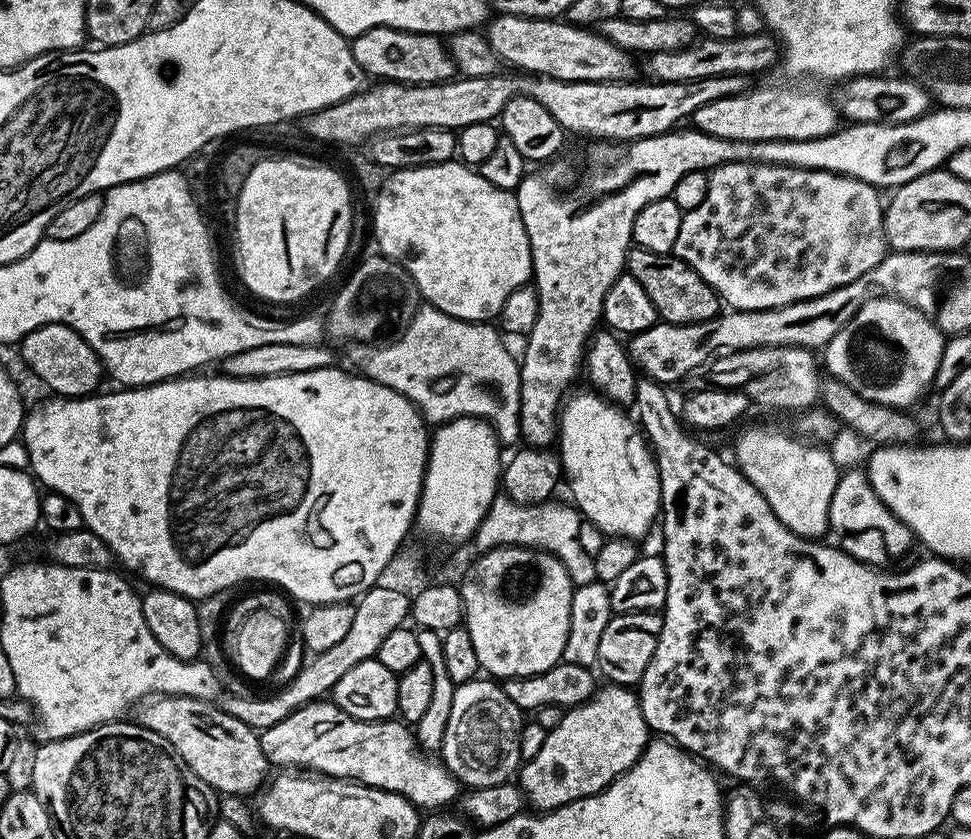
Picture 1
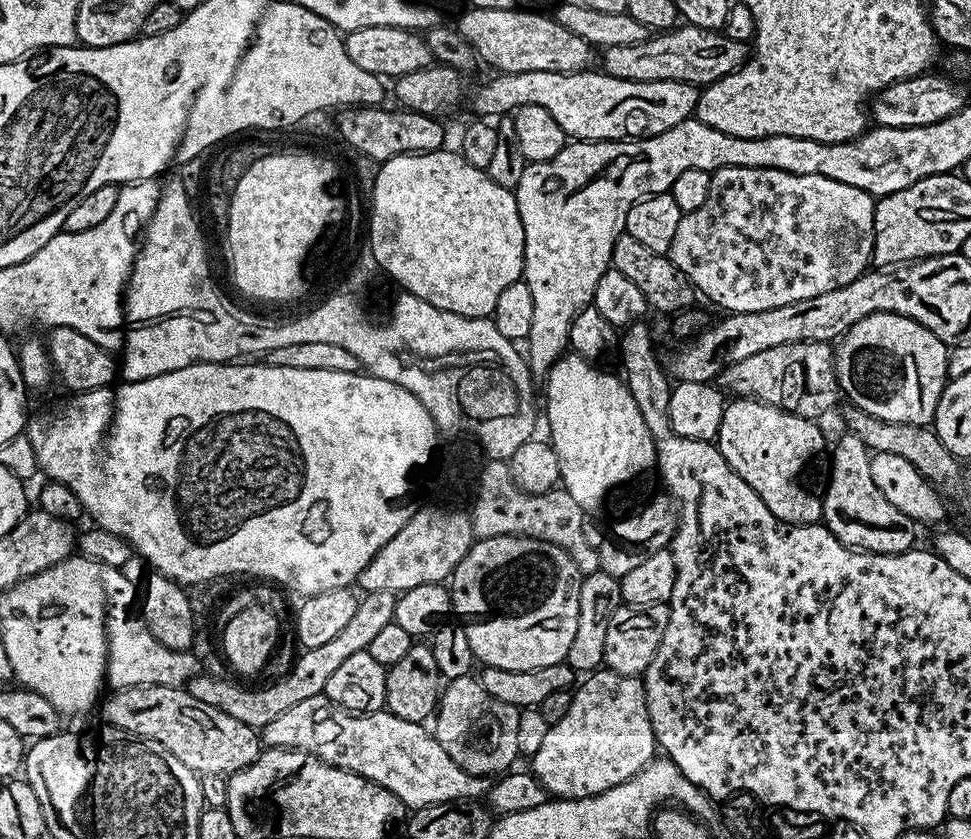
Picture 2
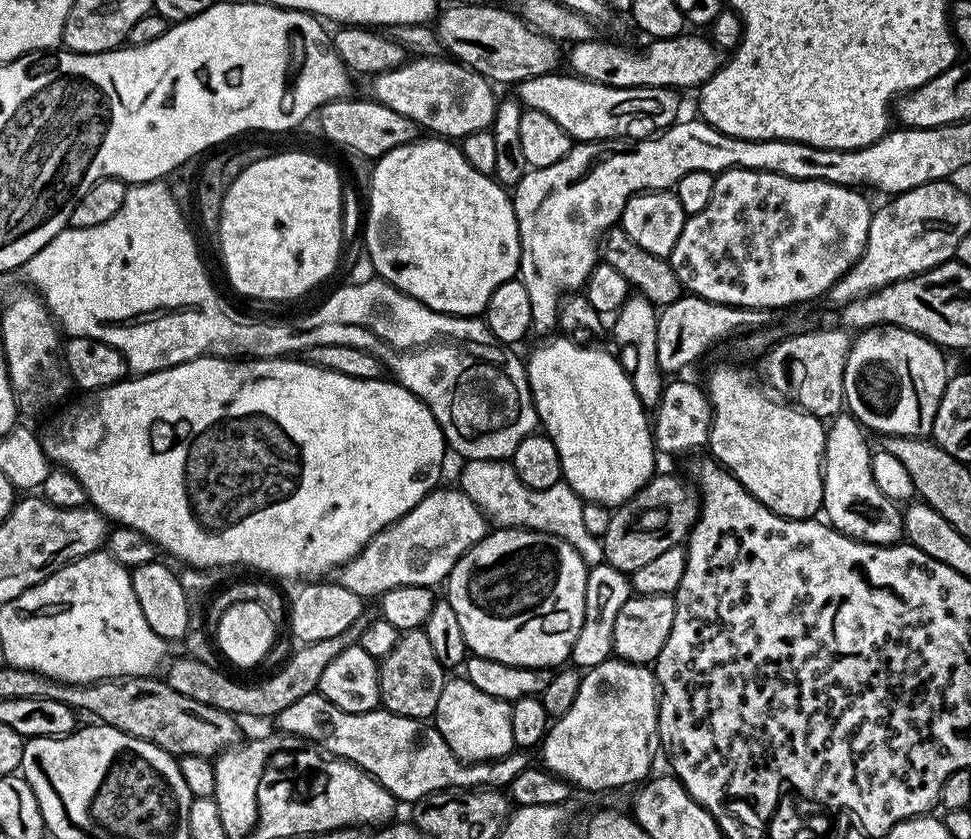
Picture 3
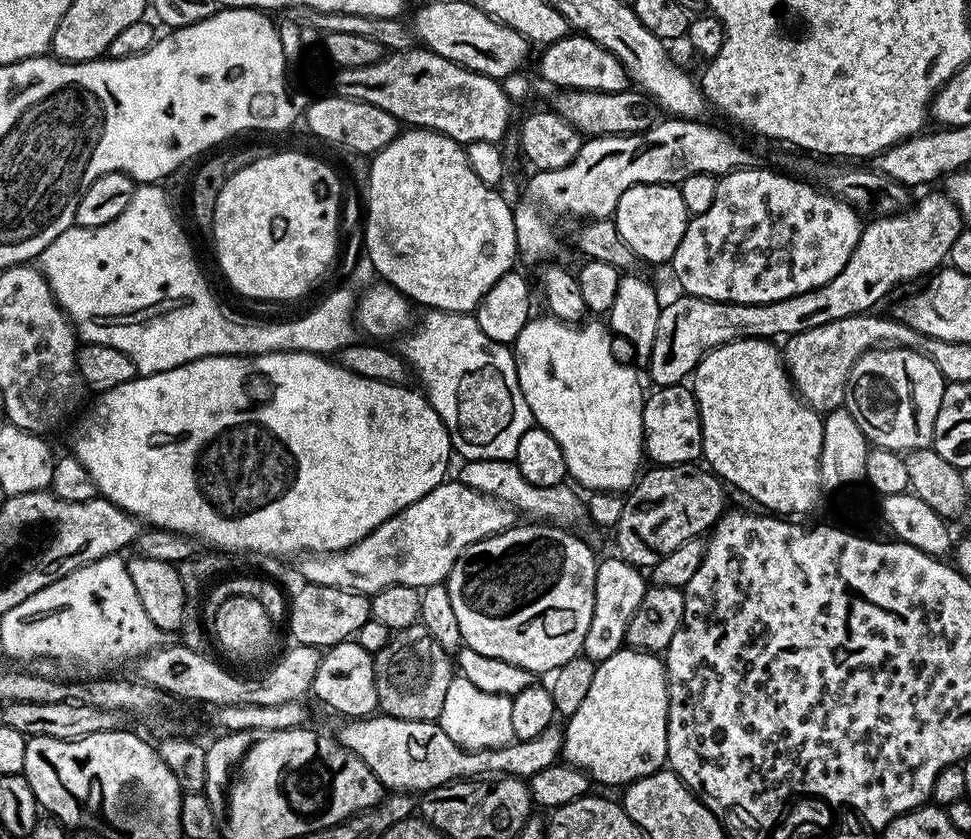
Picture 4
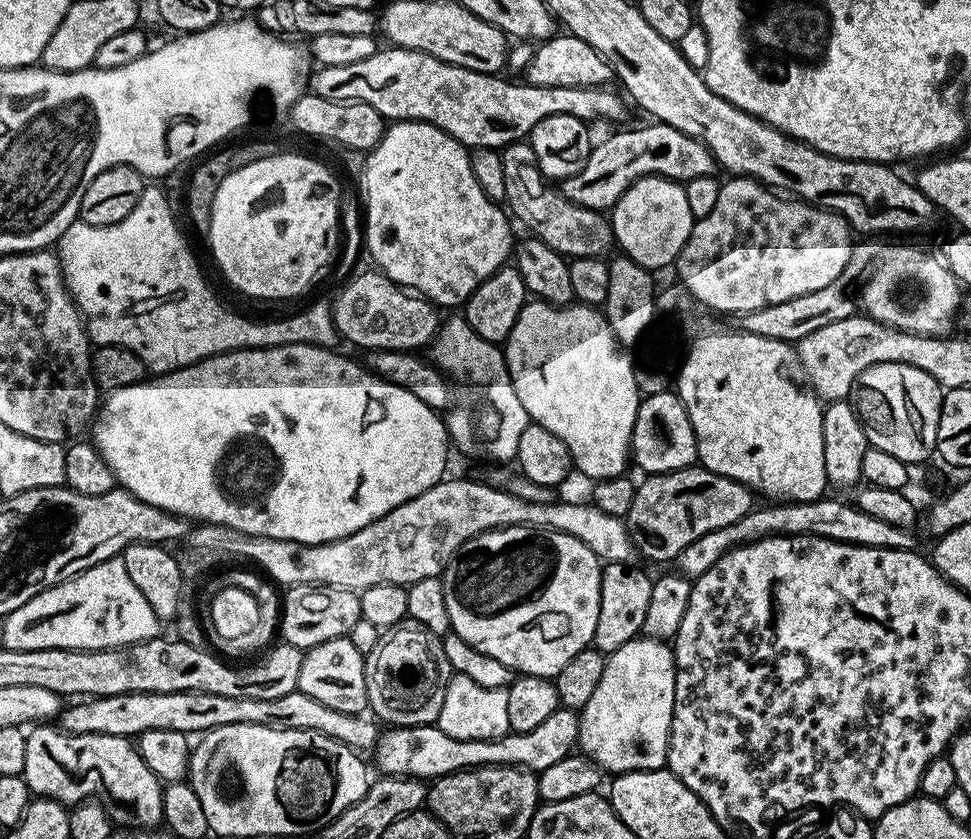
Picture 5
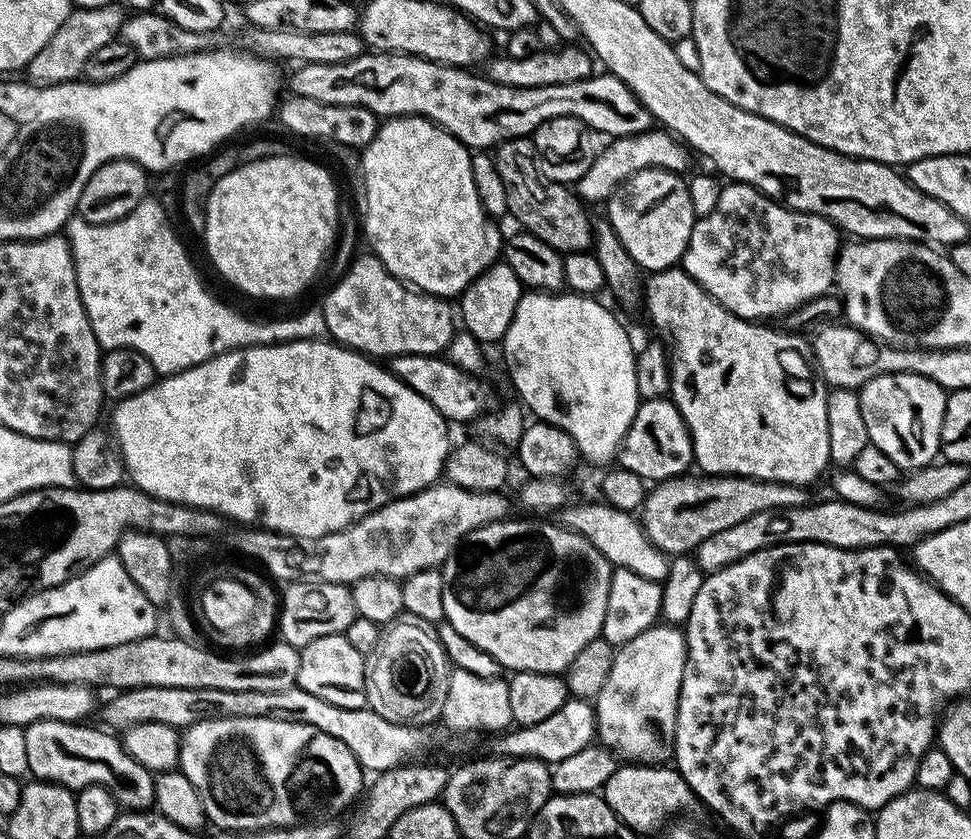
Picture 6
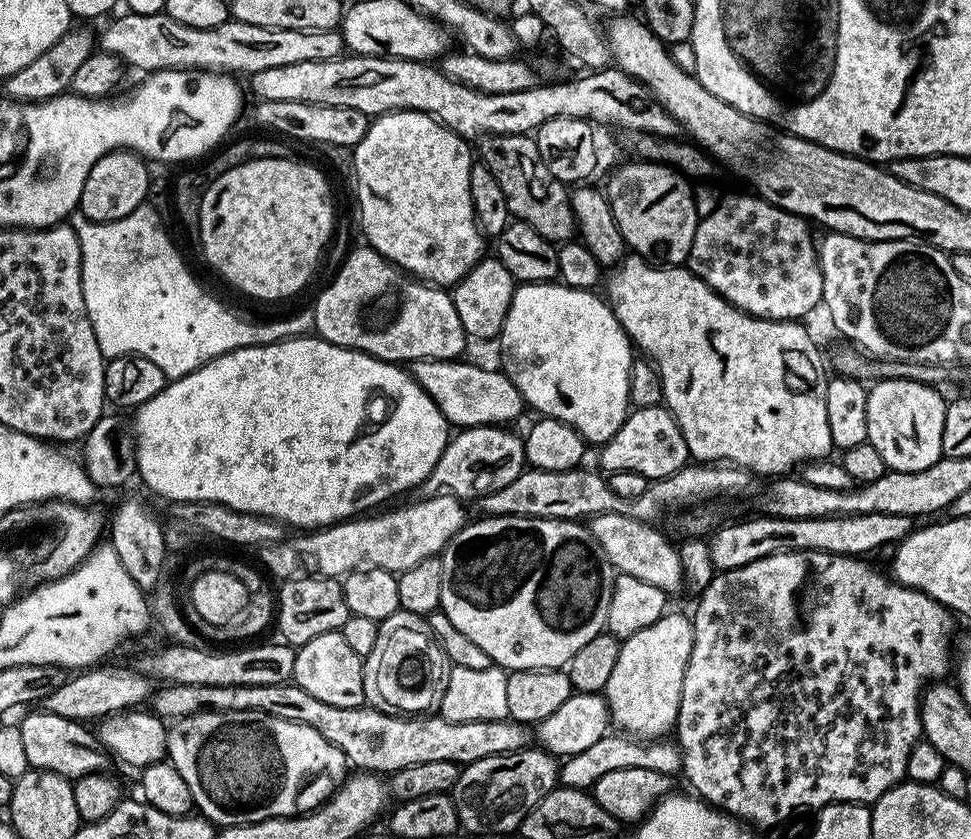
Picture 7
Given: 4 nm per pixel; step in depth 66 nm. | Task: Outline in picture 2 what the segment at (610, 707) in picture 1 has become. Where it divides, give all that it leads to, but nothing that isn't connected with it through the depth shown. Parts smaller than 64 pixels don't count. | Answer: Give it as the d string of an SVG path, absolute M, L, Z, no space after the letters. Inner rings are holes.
M597 670L585 675L583 680L571 693L572 701L562 720L549 727L542 746L538 746L538 750L530 758L532 775L552 798L581 800L602 794L615 784L621 784L630 777L637 776L646 765L652 763L658 752L656 735L650 726L644 682L640 676Z

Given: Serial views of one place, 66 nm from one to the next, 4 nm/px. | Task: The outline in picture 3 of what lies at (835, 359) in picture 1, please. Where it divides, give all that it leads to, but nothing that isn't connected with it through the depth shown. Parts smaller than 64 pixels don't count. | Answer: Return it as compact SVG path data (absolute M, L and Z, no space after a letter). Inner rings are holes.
M881 324L878 328L863 329L853 339L846 358L844 371L844 403L847 411L855 416L869 433L880 432L886 436L927 437L932 430L938 402L950 379L945 353L940 345L925 336L914 334L893 324Z

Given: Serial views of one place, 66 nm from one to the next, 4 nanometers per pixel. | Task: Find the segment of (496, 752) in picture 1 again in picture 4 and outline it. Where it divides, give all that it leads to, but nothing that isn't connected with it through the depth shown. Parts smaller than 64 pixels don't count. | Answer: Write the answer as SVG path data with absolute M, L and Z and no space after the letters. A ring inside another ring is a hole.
M456 674L450 682L450 690L446 690L446 702L442 702L438 723L442 730L446 730L446 738L467 752L505 748L514 740L514 726L510 723L511 705L512 697L486 694L486 690L478 690L474 682Z

